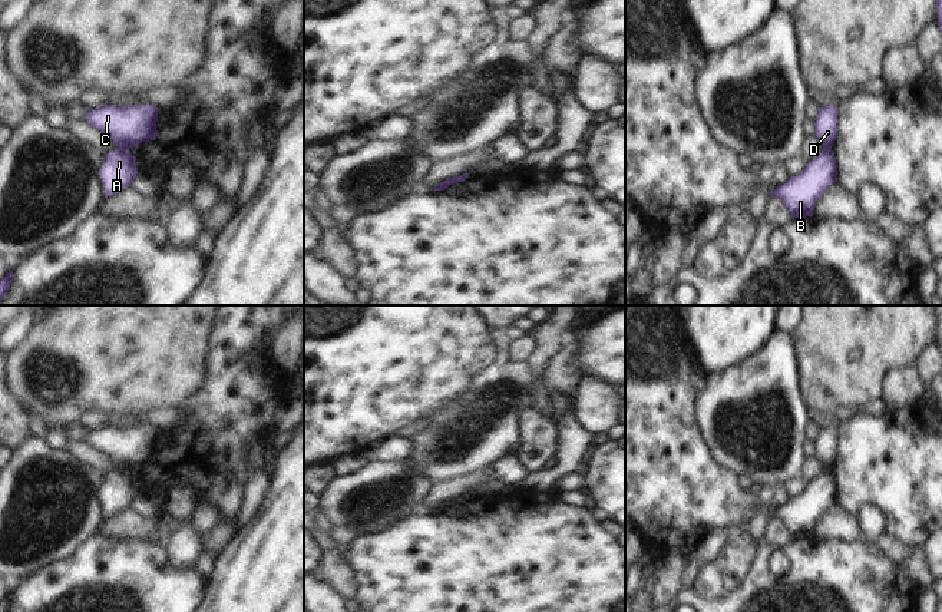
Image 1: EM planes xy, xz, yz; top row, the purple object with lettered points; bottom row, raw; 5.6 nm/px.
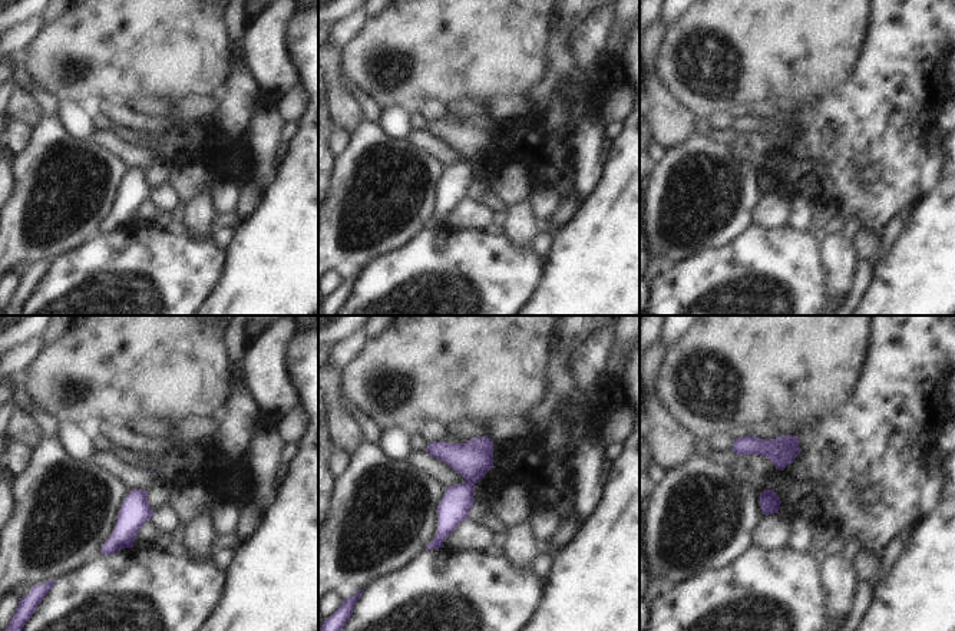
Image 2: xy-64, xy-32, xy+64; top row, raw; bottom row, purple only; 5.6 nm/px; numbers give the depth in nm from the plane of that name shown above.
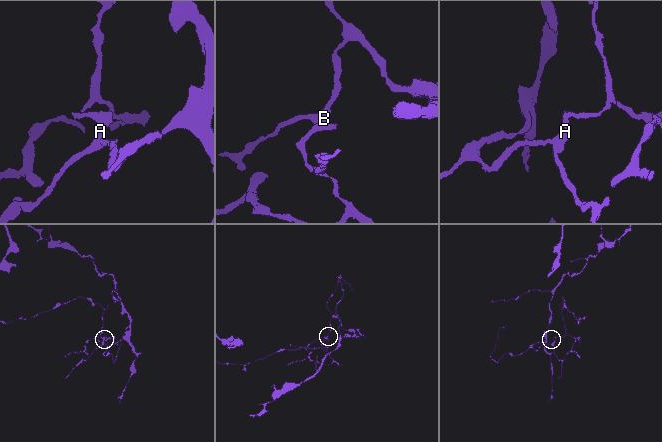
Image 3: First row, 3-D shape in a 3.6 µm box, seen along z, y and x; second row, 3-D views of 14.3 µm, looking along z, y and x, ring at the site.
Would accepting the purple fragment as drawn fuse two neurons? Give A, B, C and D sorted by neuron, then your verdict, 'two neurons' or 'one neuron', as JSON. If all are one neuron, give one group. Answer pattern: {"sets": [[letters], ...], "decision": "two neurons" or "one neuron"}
{"sets": [["A", "B"], ["C", "D"]], "decision": "two neurons"}

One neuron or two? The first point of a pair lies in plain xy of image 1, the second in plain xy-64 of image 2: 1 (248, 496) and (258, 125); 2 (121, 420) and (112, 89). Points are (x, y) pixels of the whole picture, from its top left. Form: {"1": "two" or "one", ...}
{"1": "one", "2": "two"}

